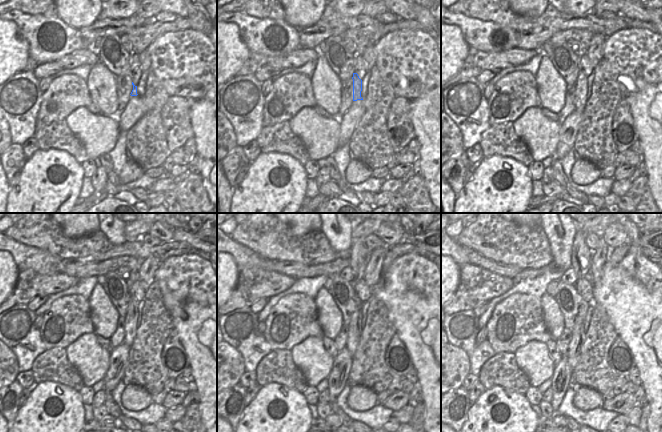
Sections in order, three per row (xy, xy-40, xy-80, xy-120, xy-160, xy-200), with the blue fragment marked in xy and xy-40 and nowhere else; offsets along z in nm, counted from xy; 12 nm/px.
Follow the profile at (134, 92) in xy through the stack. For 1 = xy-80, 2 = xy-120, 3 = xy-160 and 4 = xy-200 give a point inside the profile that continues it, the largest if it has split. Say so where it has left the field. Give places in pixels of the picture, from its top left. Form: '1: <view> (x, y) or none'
1: xy-80 (580, 100)
2: xy-120 (131, 317)
3: xy-160 (354, 328)
4: xy-200 (578, 332)

